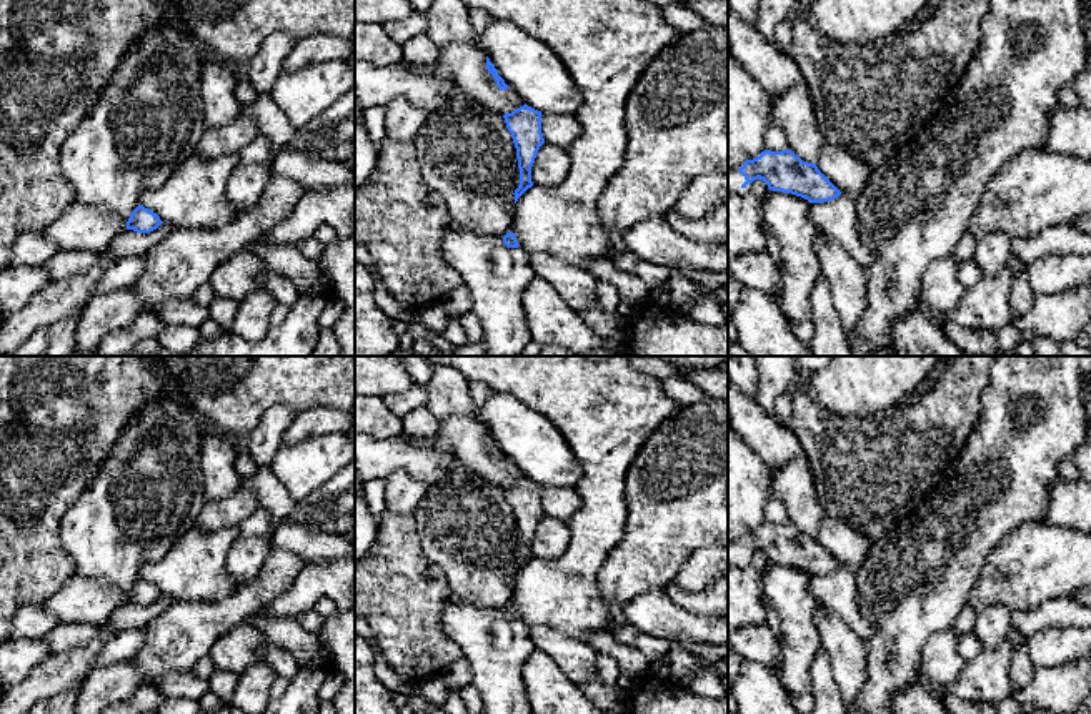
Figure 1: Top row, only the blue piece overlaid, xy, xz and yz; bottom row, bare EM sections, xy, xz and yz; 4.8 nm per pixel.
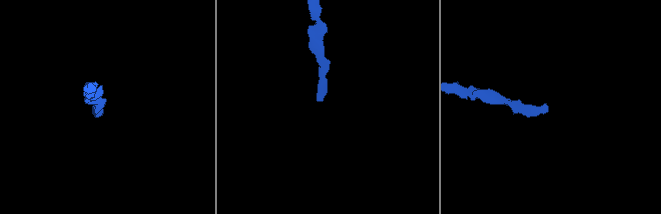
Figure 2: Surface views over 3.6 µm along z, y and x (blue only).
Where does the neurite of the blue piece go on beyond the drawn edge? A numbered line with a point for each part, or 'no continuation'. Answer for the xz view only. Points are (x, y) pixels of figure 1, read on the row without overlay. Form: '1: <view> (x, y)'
1: xz (497, 649)

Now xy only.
1: xy (82, 599)

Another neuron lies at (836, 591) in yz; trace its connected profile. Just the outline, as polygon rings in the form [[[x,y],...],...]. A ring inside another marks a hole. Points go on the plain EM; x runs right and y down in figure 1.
[[[841,566],[831,574],[811,576],[810,593],[823,607],[841,616],[861,639],[874,636],[874,624],[858,607],[856,574],[853,569]]]

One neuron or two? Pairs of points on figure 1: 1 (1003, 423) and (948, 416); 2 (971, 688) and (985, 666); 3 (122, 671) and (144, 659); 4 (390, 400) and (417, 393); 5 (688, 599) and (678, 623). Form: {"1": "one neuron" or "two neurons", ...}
{"1": "two neurons", "2": "one neuron", "3": "two neurons", "4": "one neuron", "5": "two neurons"}

